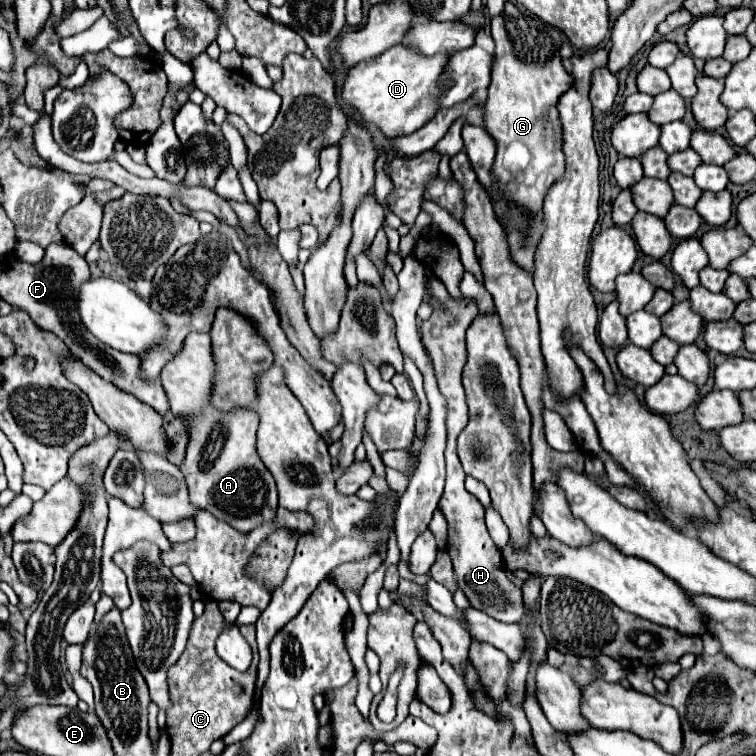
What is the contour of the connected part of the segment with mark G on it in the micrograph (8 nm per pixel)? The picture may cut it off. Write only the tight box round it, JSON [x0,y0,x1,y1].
[485,2,573,214]

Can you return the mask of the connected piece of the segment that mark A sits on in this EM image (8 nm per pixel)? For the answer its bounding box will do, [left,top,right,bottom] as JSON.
[159,332,277,532]

